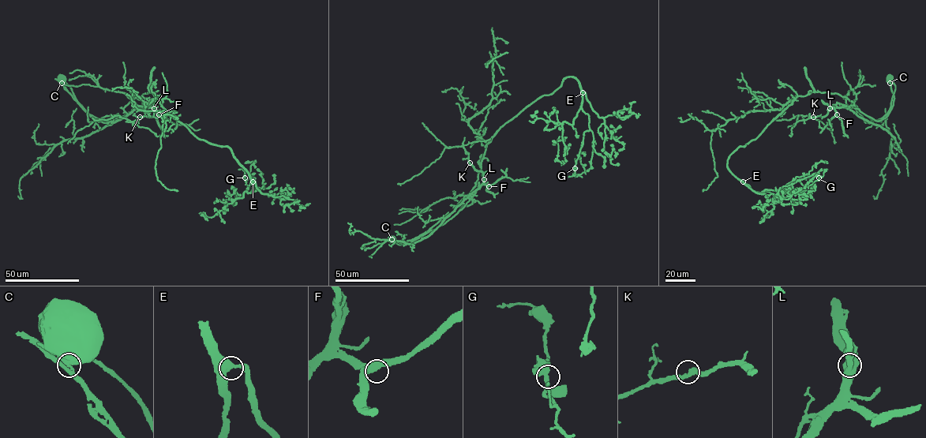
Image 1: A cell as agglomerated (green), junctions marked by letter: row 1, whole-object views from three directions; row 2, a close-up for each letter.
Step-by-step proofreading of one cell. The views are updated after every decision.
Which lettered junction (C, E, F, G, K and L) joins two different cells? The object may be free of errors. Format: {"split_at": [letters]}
{"split_at": ["C"]}

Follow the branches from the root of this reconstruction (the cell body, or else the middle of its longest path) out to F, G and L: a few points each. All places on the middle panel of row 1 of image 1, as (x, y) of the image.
F: (392, 239), (410, 243), (434, 230), (451, 218), (469, 200), (468, 196), (481, 185), (489, 186)
G: (392, 239), (451, 218), (491, 137), (570, 76), (589, 118), (575, 168)
L: (392, 239), (410, 243), (443, 225), (463, 207), (470, 199), (468, 196), (481, 185), (484, 179)

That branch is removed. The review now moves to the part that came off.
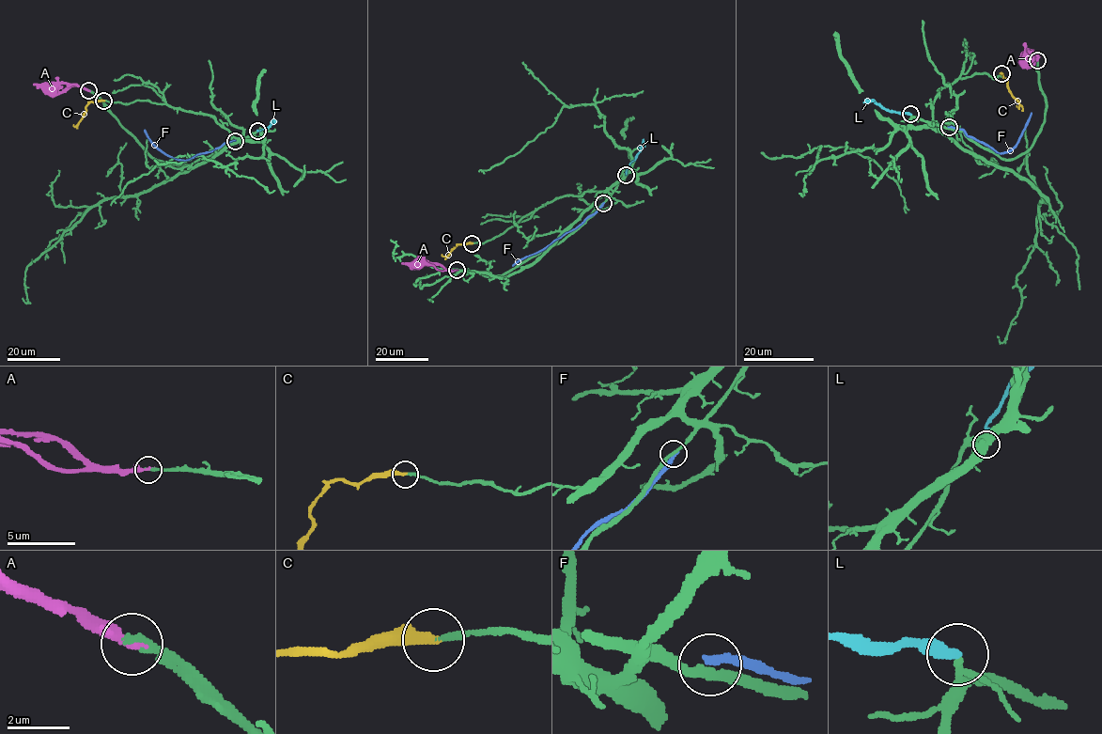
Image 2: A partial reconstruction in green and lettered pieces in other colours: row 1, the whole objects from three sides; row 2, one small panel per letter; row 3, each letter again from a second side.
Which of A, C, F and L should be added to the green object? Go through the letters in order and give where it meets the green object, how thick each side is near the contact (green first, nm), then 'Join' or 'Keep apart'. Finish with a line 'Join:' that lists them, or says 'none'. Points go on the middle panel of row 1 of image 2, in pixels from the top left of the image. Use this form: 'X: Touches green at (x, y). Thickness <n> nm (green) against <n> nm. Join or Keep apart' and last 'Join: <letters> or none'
A: Touches green at (457, 270). Thickness 280 nm (green) against 280 nm. Join
C: Touches green at (472, 243). Thickness 190 nm (green) against 340 nm. Join
F: Touches green at (603, 203). Thickness 260 nm (green) against 300 nm. Keep apart
L: Touches green at (626, 175). Thickness 240 nm (green) against 460 nm. Keep apart
Join: A, C

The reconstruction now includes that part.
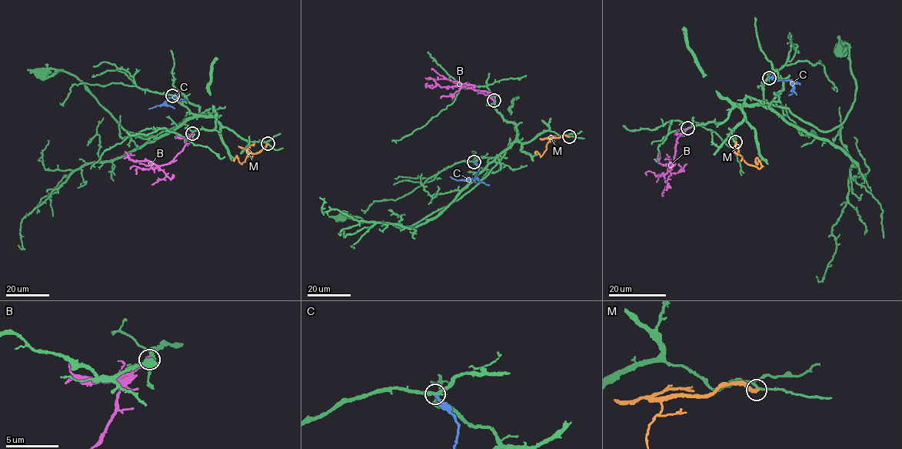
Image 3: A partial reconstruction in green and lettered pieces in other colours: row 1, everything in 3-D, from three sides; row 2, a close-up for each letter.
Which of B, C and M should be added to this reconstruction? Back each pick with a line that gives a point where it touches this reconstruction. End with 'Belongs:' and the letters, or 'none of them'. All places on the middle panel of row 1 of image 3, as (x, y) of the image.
Belongs: none of them

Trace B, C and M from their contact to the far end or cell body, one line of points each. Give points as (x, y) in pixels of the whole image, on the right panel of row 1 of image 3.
B: (687, 128), (676, 141), (674, 162), (669, 171), (670, 164), (667, 164), (671, 162), (667, 156), (670, 156)
C: (769, 78), (790, 80), (793, 91), (789, 95)
M: (736, 142), (734, 151), (747, 163), (758, 169), (761, 165), (757, 158), (758, 164)

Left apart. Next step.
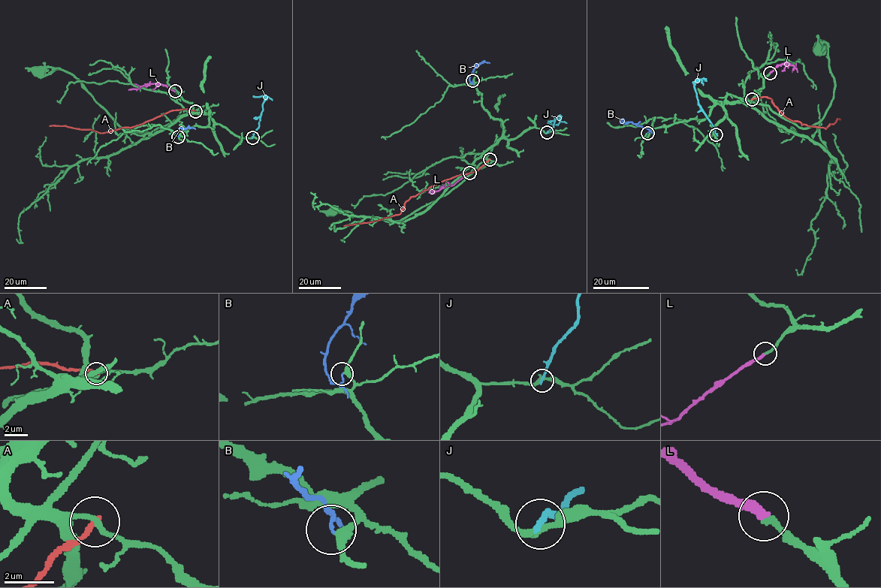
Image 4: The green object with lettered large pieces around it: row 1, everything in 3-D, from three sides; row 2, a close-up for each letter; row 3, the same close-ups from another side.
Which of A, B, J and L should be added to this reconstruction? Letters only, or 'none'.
B, L

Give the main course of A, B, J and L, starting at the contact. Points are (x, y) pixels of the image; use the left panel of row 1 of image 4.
A: (194, 111), (172, 110), (131, 127), (103, 133), (64, 125), (49, 126)
B: (178, 136), (175, 132), (179, 128), (194, 129)
J: (252, 137), (258, 126), (262, 104), (267, 98), (265, 95), (253, 96)
L: (175, 91), (158, 83), (128, 90)

